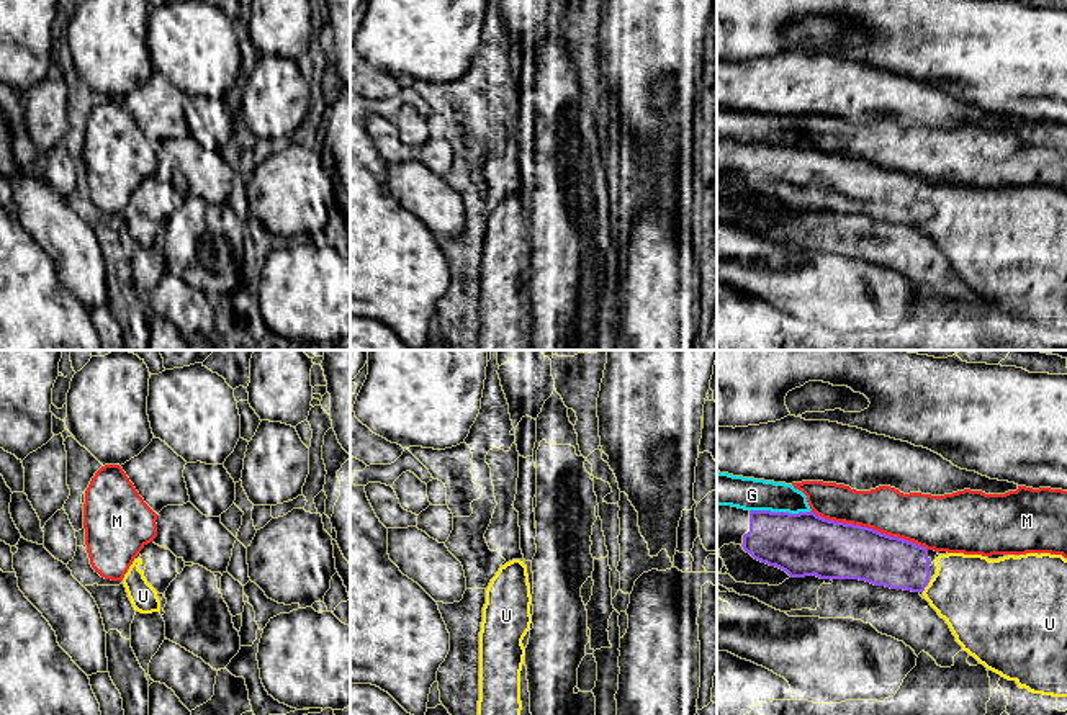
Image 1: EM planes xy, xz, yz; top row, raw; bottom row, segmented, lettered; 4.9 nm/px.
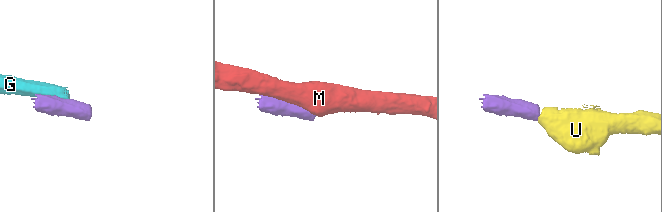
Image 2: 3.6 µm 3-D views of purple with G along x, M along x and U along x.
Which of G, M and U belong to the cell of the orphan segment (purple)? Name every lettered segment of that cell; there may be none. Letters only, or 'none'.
U

